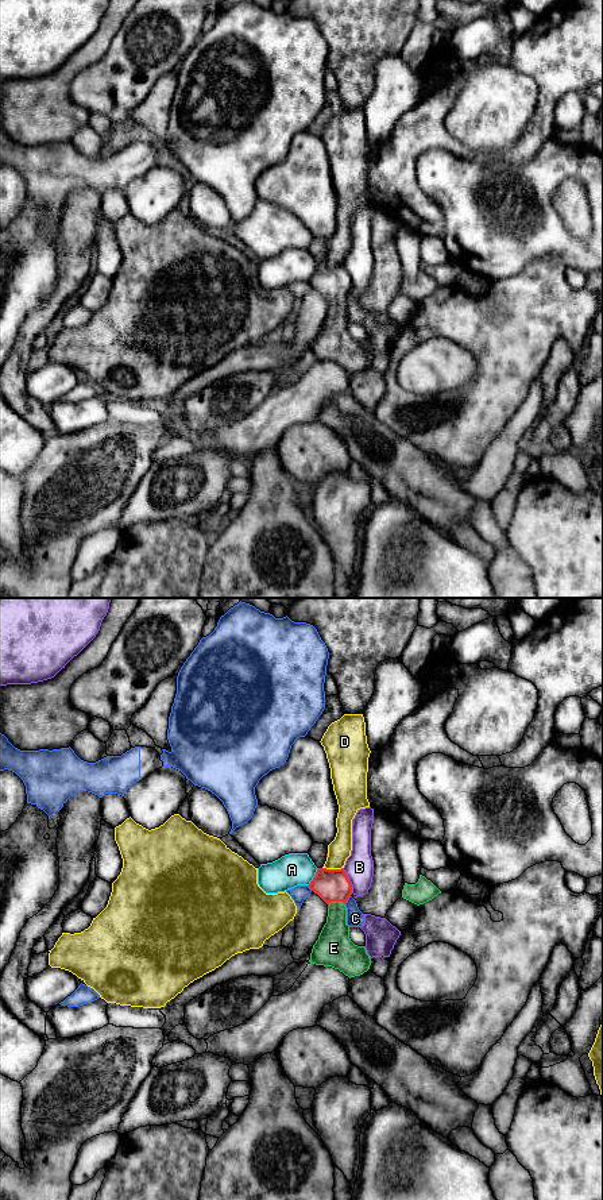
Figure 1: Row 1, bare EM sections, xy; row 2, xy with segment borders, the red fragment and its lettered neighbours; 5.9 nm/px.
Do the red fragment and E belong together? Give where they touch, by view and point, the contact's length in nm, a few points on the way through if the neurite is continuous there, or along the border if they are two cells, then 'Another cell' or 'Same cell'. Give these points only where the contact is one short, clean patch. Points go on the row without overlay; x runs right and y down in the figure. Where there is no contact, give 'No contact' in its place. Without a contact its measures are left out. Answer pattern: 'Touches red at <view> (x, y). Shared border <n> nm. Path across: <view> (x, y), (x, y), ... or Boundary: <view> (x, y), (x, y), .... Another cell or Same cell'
Touches red at xy (335, 296). Shared border 110 nm. Path across: xy (329, 280), (335, 285), (335, 296), (333, 338). Same cell

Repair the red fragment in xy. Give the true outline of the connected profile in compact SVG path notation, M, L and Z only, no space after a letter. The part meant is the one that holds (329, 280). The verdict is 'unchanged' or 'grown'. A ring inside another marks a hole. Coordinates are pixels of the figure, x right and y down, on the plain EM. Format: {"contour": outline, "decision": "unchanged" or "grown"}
{"contour": "M318 263L316 271L309 279L309 283L317 289L328 300L326 319L324 320L318 335L313 340L310 348L310 359L332 362L339 364L345 371L360 371L370 364L371 354L364 342L355 340L349 333L349 321L347 320L347 302L345 298L352 290L352 279L341 265Z", "decision": "grown"}

